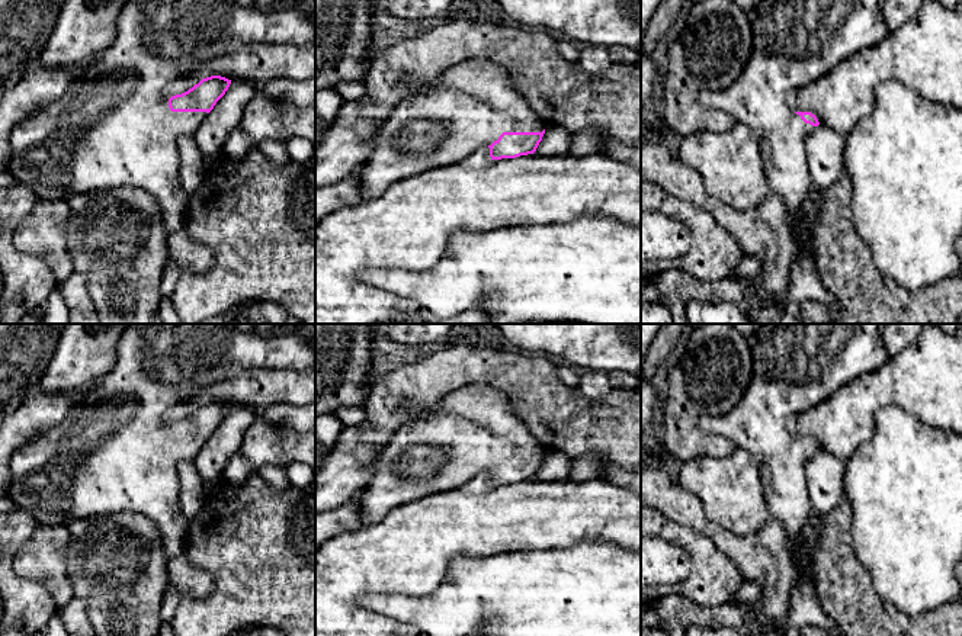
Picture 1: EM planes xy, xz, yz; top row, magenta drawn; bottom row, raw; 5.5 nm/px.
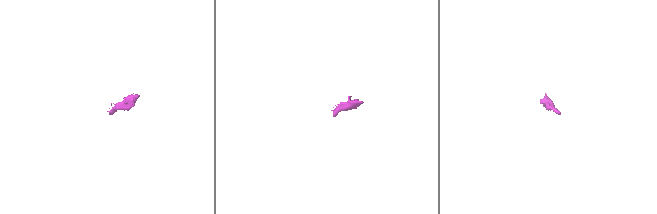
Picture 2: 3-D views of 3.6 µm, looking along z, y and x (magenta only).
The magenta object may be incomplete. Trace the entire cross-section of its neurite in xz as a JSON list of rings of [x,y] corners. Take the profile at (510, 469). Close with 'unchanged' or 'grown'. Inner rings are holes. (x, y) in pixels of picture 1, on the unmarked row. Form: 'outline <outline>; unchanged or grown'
outline [[[469,385],[449,394],[421,417],[404,423],[382,447],[371,481],[352,498],[360,507],[362,526],[372,526],[395,507],[458,489],[480,472],[490,473],[491,485],[533,479],[542,466],[546,447],[530,433],[501,391],[485,385]]]; grown

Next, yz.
outline [[[761,324],[751,341],[753,375],[740,402],[727,414],[705,415],[699,423],[706,436],[728,439],[757,460],[769,513],[786,529],[795,555],[804,524],[814,513],[805,465],[820,447],[811,437],[793,437],[786,421],[885,364],[891,357],[882,338],[884,325]]]; grown

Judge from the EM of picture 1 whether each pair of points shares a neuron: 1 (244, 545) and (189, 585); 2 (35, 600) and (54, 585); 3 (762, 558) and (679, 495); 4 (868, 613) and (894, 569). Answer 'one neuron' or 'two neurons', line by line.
1: two neurons
2: two neurons
3: one neuron
4: two neurons

